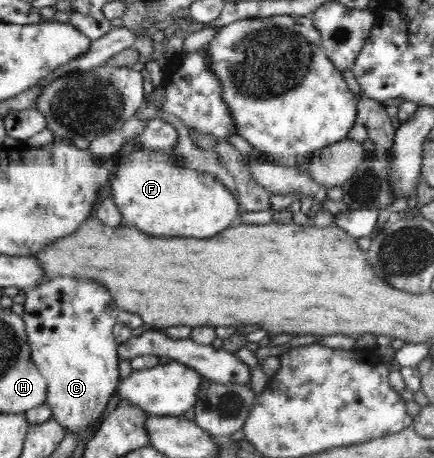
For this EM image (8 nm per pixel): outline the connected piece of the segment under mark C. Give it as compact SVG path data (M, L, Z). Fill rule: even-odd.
M56 277L48 282L44 281L38 286L24 291L26 295L23 321L25 332L31 348L31 359L36 368L46 377L48 385L48 398L46 403L52 409L52 418L60 423L66 432L72 431L84 436L106 408L108 401L115 393L120 382L118 373L118 344L113 331L118 320L118 308L112 304L110 291L102 284L74 280L70 277Z

